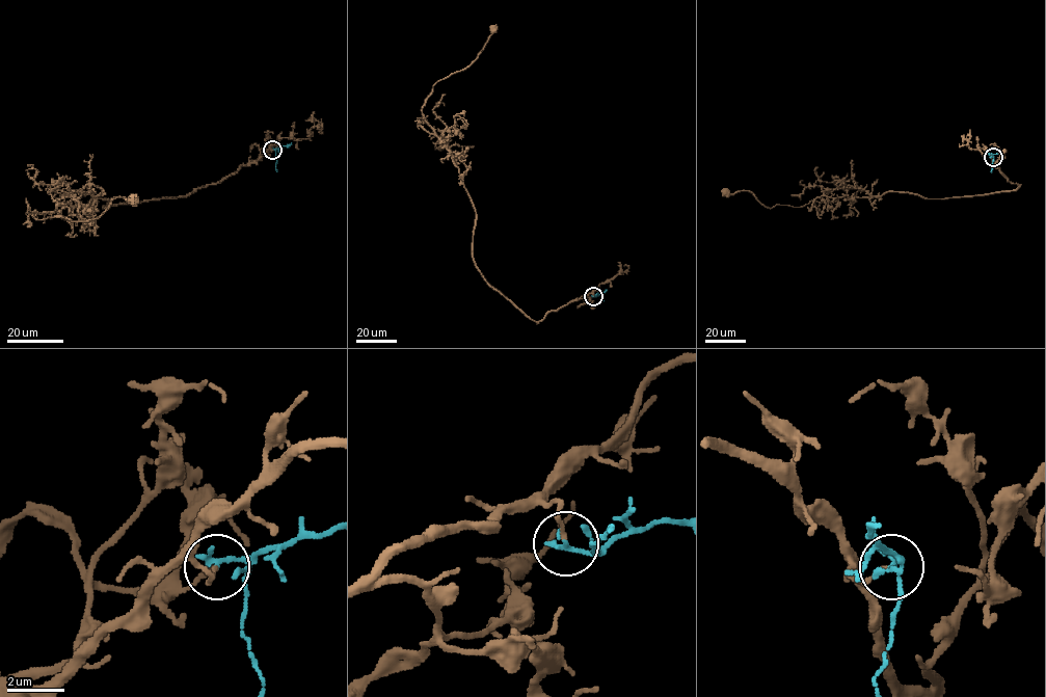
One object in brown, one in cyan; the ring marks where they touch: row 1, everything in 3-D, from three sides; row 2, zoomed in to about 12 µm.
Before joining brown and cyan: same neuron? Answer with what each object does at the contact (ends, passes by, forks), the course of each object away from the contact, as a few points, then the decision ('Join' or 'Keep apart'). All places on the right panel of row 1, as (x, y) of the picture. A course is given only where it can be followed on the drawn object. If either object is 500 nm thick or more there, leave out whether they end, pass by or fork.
At the ring brown ends. At the ring cyan ends. Course of brown: (993, 157), (1008, 181), (1018, 185), (1015, 190), (944, 198), (888, 191), (771, 208), (749, 191), (725, 192). Course of cyan: (993, 157), (992, 172). Keep apart

